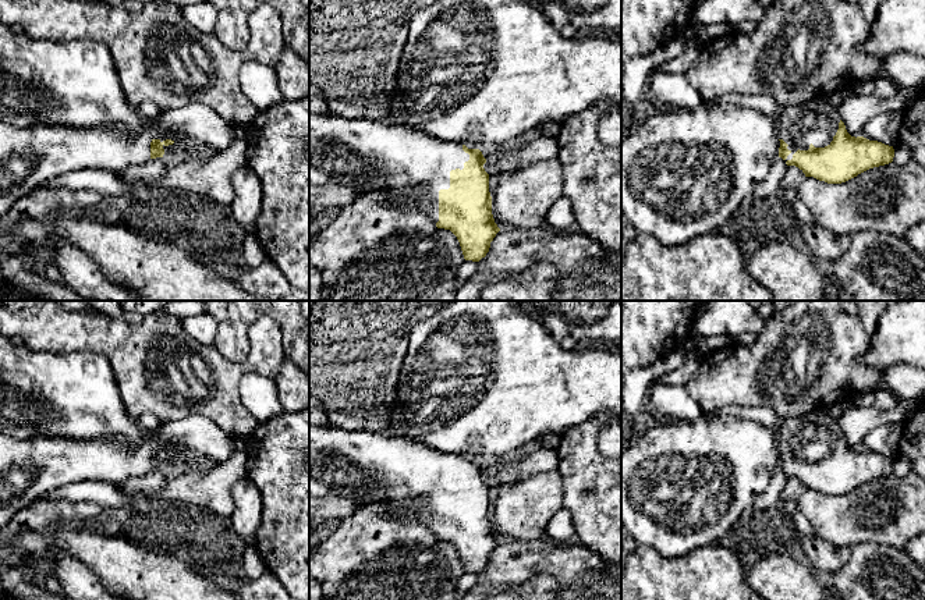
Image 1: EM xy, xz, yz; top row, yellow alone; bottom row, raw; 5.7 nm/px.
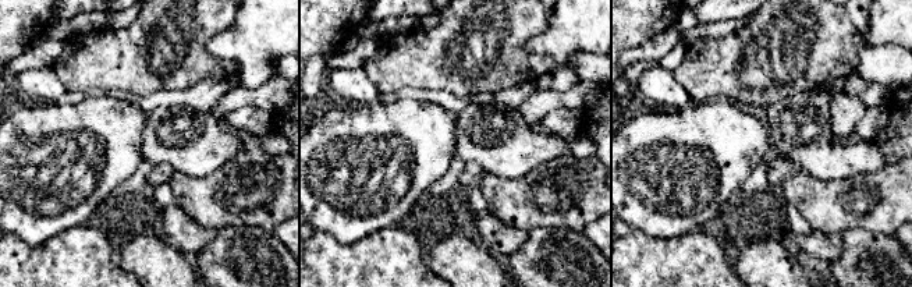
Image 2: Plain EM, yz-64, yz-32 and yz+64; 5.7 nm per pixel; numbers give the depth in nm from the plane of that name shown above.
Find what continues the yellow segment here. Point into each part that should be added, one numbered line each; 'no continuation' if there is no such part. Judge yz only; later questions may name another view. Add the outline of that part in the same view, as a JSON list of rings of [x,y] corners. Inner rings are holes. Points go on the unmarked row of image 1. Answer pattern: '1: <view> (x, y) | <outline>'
1: yz (815, 433) | [[[825,408],[787,418],[779,432],[779,451],[783,451],[791,464],[784,472],[787,473],[798,461],[808,462],[811,455],[815,459],[830,457],[839,441],[840,426]]]

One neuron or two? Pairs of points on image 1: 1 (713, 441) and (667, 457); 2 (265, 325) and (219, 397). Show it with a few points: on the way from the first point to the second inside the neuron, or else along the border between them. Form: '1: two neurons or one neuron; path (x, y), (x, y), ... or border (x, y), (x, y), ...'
1: one neuron; path (702, 453), (698, 457), (679, 457)
2: one neuron; path (265, 343), (230, 379)

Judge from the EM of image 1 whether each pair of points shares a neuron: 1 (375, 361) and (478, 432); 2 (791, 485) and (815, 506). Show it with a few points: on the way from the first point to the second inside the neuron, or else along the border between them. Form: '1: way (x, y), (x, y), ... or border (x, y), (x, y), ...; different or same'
1: border (408, 345), (392, 408); different
2: border (805, 489), (794, 503); different

